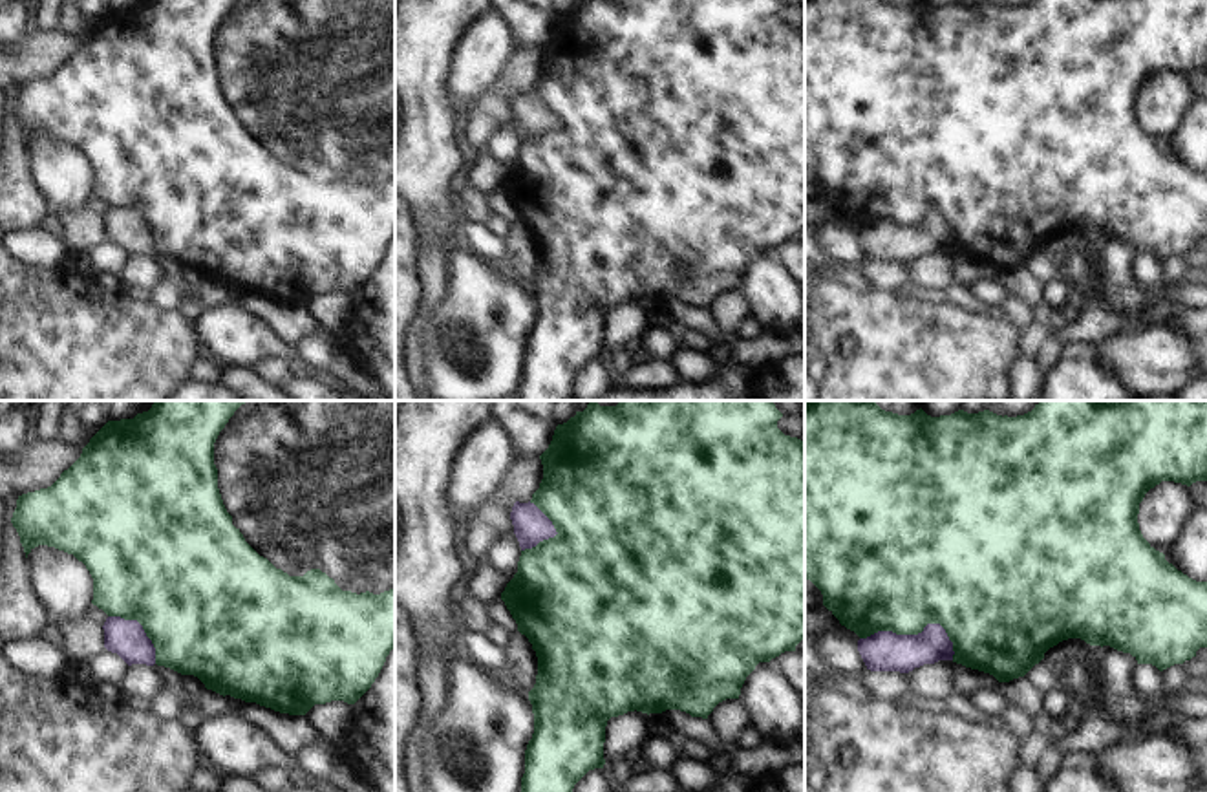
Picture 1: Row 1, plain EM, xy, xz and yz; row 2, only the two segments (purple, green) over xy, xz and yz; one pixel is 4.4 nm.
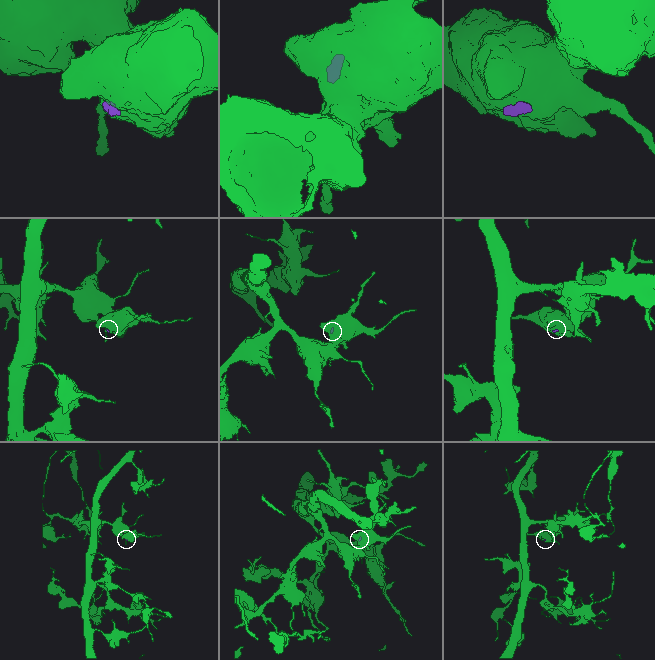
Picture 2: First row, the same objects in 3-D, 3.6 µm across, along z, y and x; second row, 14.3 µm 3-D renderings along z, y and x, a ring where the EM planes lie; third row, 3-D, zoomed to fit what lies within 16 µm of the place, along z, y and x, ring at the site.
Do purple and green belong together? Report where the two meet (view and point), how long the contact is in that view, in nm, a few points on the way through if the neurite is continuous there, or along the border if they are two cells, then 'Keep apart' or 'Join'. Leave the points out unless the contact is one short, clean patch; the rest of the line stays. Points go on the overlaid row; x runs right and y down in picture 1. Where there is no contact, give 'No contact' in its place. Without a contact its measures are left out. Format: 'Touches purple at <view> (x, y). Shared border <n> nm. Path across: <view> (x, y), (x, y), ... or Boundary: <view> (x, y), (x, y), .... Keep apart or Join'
Touches purple at yz (915, 635). Shared border 440 nm. Keep apart.

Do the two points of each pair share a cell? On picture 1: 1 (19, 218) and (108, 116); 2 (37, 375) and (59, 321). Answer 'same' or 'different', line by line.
1: different
2: same

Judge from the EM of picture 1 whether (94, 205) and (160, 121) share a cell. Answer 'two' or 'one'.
two

